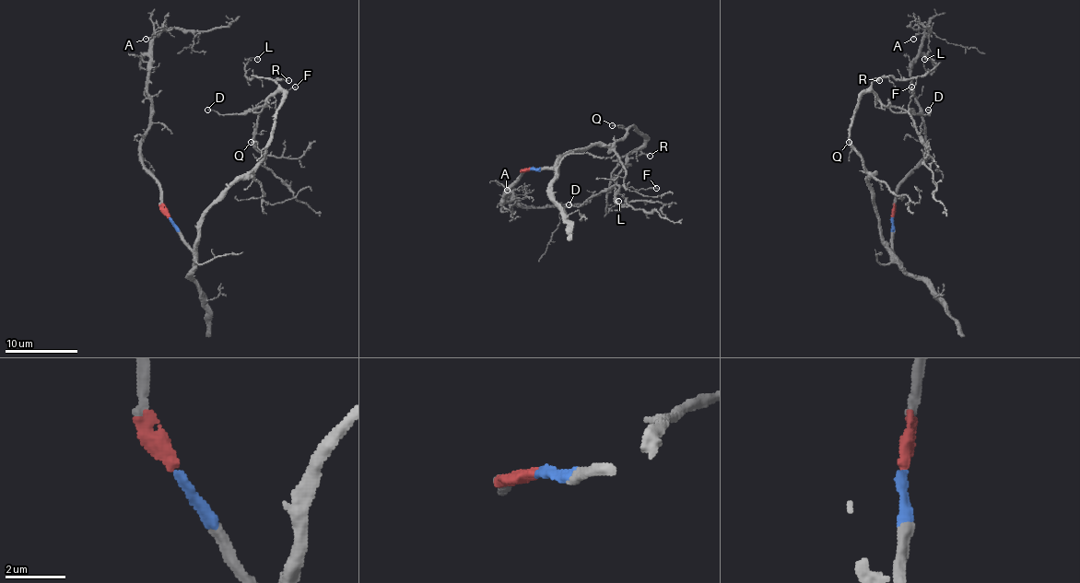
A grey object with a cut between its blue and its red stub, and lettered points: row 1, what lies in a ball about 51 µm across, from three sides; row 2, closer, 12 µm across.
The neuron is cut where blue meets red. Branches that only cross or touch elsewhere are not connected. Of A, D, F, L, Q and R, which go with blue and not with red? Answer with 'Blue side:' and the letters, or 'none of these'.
Blue side: D, F, L, Q, R

